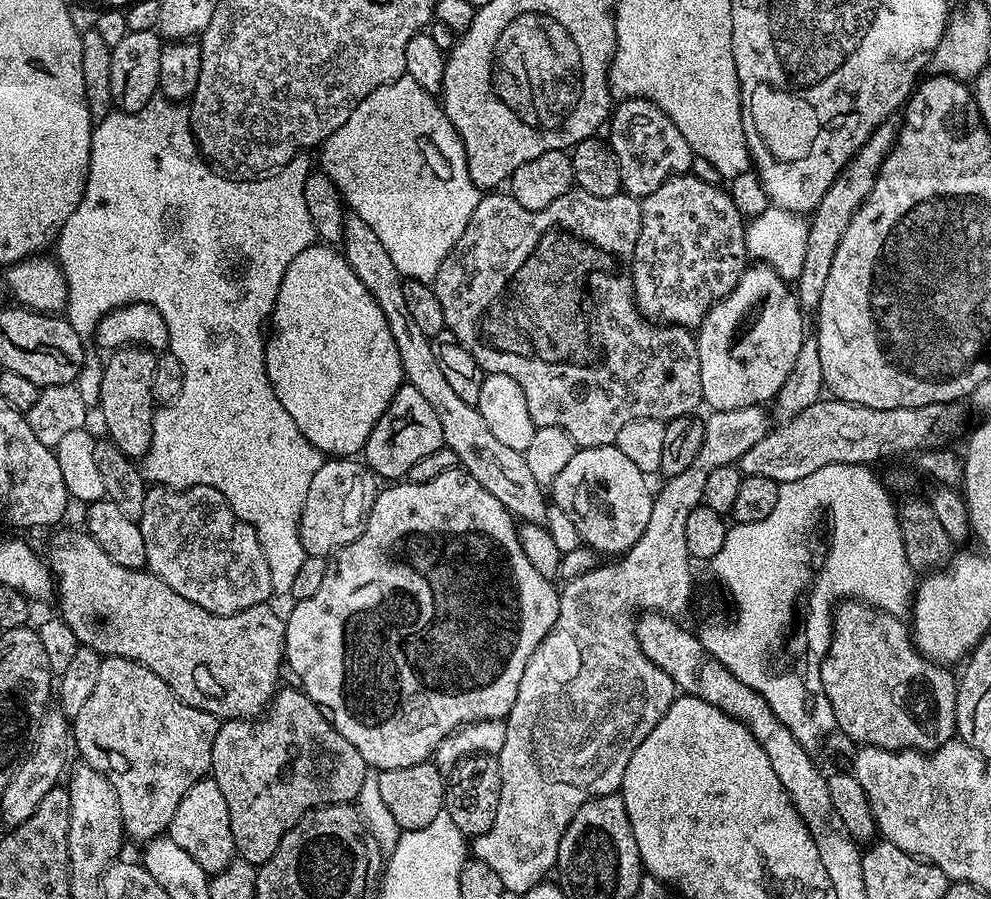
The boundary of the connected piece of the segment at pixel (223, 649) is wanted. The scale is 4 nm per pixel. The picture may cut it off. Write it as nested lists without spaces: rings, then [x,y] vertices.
[[[53,531],[51,533],[51,535],[53,534],[52,541],[48,544],[48,552],[46,551],[46,563],[54,581],[55,599],[60,599],[59,619],[64,620],[66,626],[70,626],[70,630],[74,630],[74,638],[78,638],[80,645],[86,648],[92,648],[104,658],[121,656],[127,660],[136,660],[142,666],[154,670],[154,674],[158,674],[158,678],[162,678],[162,682],[166,682],[166,686],[170,686],[170,690],[174,690],[174,694],[178,694],[178,698],[182,702],[186,702],[190,706],[194,706],[203,712],[214,714],[221,721],[250,720],[259,717],[261,713],[267,709],[268,705],[272,702],[272,697],[275,696],[278,691],[278,685],[281,683],[281,681],[279,682],[280,664],[282,668],[282,661],[285,659],[285,621],[282,619],[282,616],[279,616],[279,614],[272,609],[272,606],[268,604],[255,604],[246,610],[235,612],[229,616],[214,614],[210,610],[202,610],[202,606],[194,606],[194,602],[190,602],[190,598],[182,598],[182,594],[170,590],[170,586],[166,586],[166,582],[162,582],[162,578],[158,578],[153,572],[139,568],[118,566],[118,562],[114,562],[114,558],[106,558],[106,550],[102,550],[102,546],[98,546],[98,542],[94,542],[94,538],[90,538],[87,531],[79,531],[80,532]]]

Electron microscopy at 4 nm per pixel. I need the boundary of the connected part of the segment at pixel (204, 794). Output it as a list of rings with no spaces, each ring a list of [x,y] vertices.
[[[214,779],[199,780],[186,790],[182,802],[178,802],[178,810],[174,810],[174,818],[170,818],[166,835],[178,842],[178,846],[182,846],[182,850],[186,850],[186,854],[190,854],[206,873],[221,872],[231,860],[237,859],[234,834],[230,834],[230,810]]]

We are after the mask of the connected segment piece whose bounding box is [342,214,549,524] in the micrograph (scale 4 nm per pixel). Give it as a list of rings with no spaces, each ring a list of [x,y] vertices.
[[[345,215],[342,255],[348,260],[350,270],[362,278],[382,314],[386,314],[386,322],[394,334],[394,342],[402,358],[404,379],[414,386],[414,390],[418,390],[418,394],[422,394],[422,398],[426,398],[426,402],[430,402],[430,406],[434,406],[434,414],[438,414],[438,423],[442,426],[444,447],[454,450],[457,465],[482,482],[482,486],[486,486],[486,490],[490,490],[490,494],[494,494],[494,498],[498,498],[498,502],[502,502],[502,506],[506,506],[508,513],[517,521],[543,524],[549,505],[545,489],[534,482],[534,474],[530,474],[526,467],[524,453],[505,446],[490,431],[490,426],[486,426],[486,418],[482,418],[476,405],[462,402],[450,382],[446,382],[442,366],[438,366],[438,358],[434,358],[433,341],[422,334],[422,329],[414,323],[414,317],[406,307],[404,280],[398,266],[394,266],[394,258],[390,258],[386,246],[382,246],[380,235],[369,224],[362,222],[362,218]]]

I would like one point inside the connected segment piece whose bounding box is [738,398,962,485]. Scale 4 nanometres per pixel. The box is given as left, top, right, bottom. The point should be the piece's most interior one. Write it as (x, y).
(831, 431)

